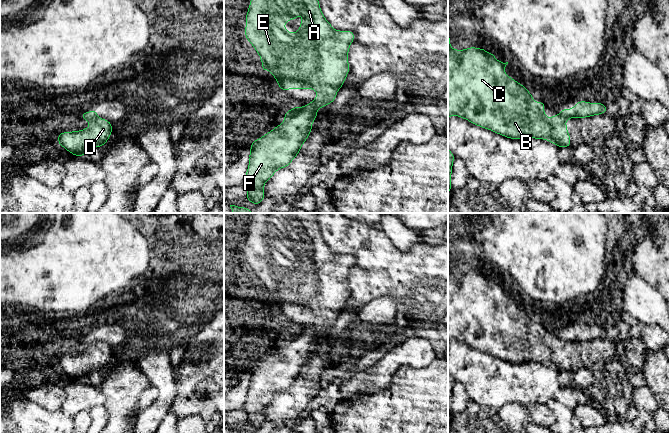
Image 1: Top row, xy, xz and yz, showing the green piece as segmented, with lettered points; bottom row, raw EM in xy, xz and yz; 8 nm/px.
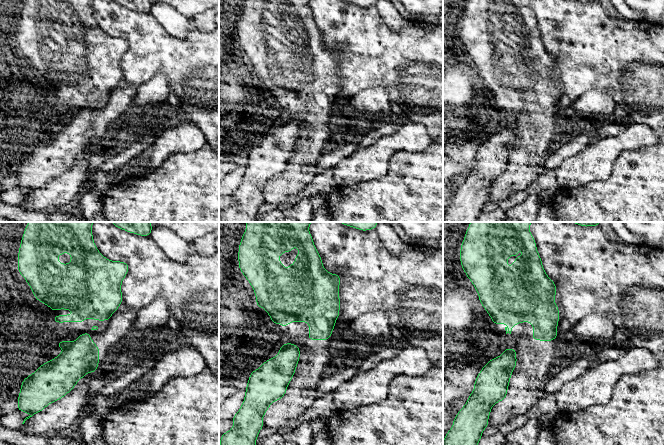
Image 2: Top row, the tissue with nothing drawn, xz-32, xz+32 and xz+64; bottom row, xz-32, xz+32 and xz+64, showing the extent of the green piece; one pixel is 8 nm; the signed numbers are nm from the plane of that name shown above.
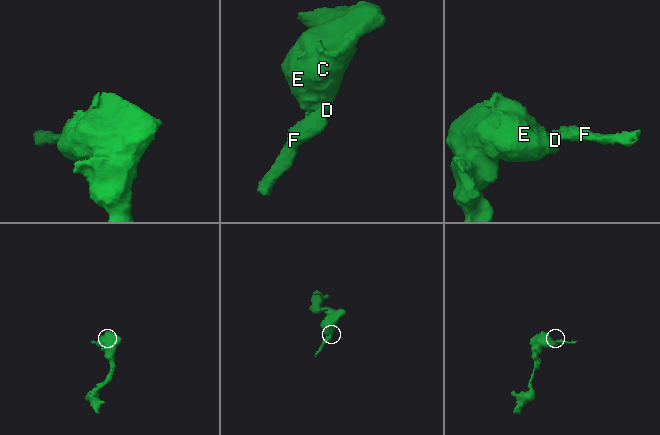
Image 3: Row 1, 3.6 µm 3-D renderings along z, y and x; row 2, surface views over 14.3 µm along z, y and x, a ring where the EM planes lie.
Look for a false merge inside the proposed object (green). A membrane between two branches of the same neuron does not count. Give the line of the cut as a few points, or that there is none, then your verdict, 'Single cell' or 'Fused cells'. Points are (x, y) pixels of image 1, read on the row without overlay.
Split along xz (311, 326), (321, 331). Fused cells

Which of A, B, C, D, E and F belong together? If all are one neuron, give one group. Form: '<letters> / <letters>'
A B C D E / F

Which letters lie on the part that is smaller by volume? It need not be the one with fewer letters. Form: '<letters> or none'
F

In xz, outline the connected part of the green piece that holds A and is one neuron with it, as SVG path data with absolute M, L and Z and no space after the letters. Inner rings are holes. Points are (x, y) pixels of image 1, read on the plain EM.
M254 213L251 226L246 239L247 264L253 269L262 284L262 295L270 294L278 305L280 314L288 313L316 313L317 322L312 325L314 329L326 330L332 327L337 315L342 311L350 294L348 288L348 275L354 265L354 256L334 254L325 243L316 222L320 213ZM302 237L300 254L290 258L284 251L286 245L296 243Z

